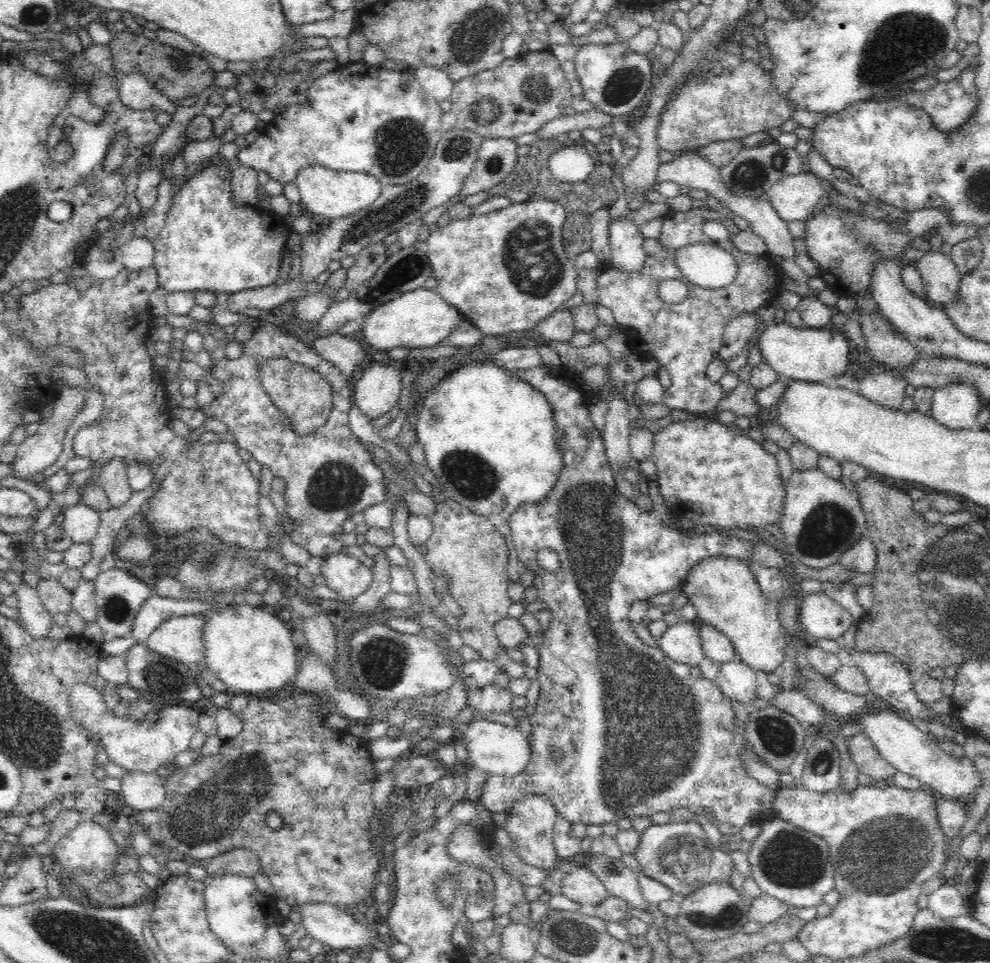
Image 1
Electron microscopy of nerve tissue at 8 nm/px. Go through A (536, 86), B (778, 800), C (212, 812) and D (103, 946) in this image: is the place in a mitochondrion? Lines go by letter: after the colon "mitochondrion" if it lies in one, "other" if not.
A: mitochondrion
B: other
C: mitochondrion
D: mitochondrion

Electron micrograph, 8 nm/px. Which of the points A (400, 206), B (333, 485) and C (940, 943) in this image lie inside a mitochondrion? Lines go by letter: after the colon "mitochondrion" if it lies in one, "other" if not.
A: mitochondrion
B: mitochondrion
C: mitochondrion

